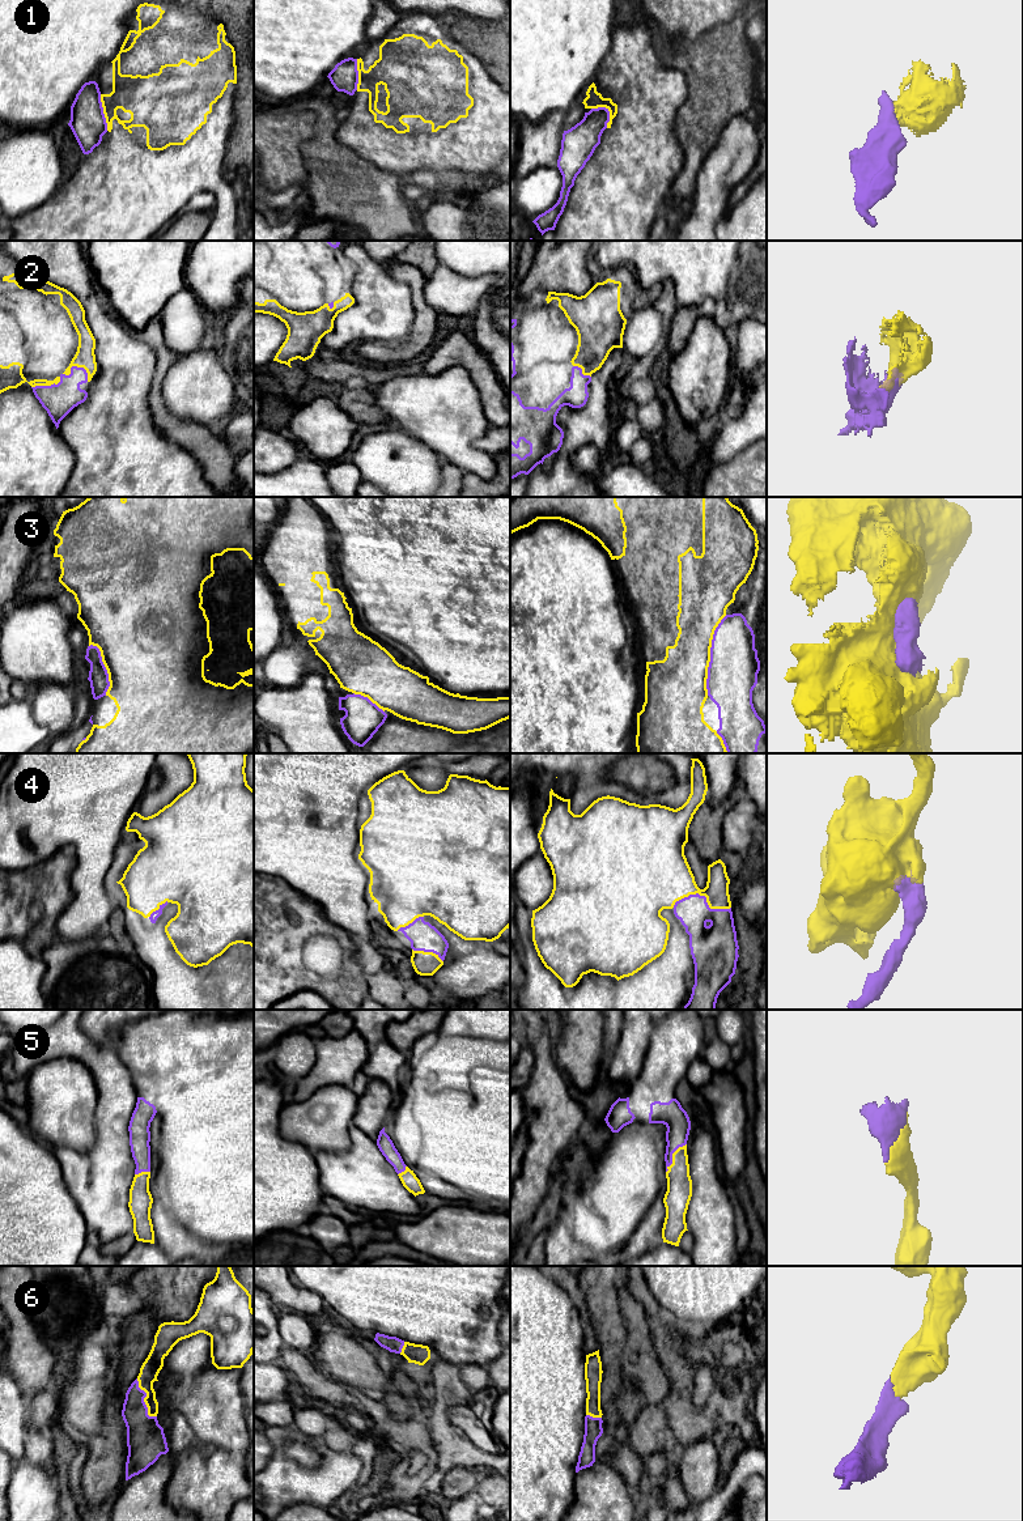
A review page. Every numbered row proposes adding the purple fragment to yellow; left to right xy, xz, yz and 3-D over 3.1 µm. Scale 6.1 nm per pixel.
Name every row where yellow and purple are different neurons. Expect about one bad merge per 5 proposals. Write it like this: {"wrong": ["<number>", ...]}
{"wrong": ["1"]}

